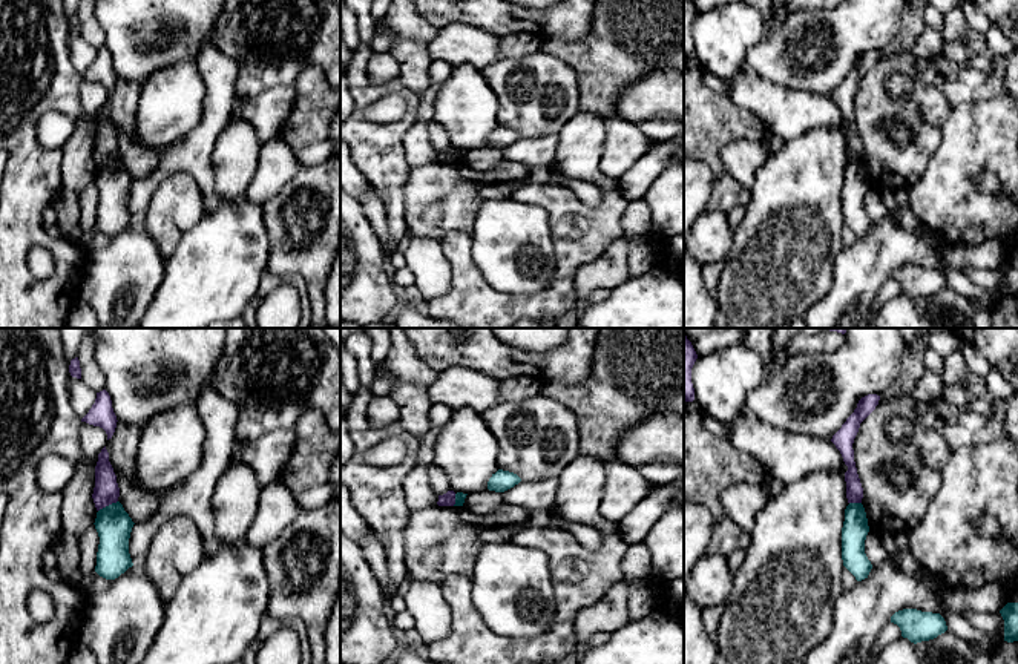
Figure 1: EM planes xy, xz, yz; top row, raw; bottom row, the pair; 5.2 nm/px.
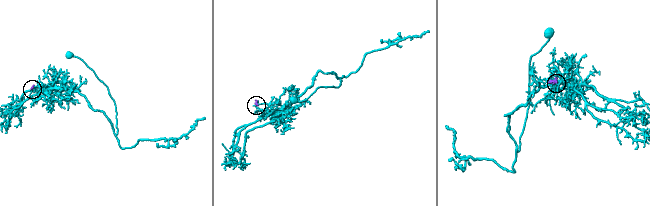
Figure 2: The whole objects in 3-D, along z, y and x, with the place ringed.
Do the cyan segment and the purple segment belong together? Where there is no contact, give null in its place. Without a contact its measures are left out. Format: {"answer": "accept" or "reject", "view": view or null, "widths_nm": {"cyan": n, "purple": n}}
{"answer": "reject", "view": "xy", "widths_nm": {"cyan": 190, "purple": 140}}

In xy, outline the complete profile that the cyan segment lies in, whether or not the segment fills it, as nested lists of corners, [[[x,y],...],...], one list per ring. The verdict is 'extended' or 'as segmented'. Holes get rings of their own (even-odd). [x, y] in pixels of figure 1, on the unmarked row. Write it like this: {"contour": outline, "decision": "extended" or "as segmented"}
{"contour": [[[117,158],[100,166],[94,181],[100,193],[95,228],[106,236],[115,236],[133,222],[129,195],[135,179]]], "decision": "as segmented"}

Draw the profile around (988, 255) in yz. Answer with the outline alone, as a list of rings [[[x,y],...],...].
[[[987,239],[981,244],[955,244],[944,253],[946,261],[957,270],[963,268],[1000,268],[1004,261],[1004,251],[997,239]]]

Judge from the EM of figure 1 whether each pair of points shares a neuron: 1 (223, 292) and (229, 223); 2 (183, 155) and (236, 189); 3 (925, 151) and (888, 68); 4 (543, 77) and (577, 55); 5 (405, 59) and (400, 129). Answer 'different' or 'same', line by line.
1: same
2: different
3: same
4: different
5: different

